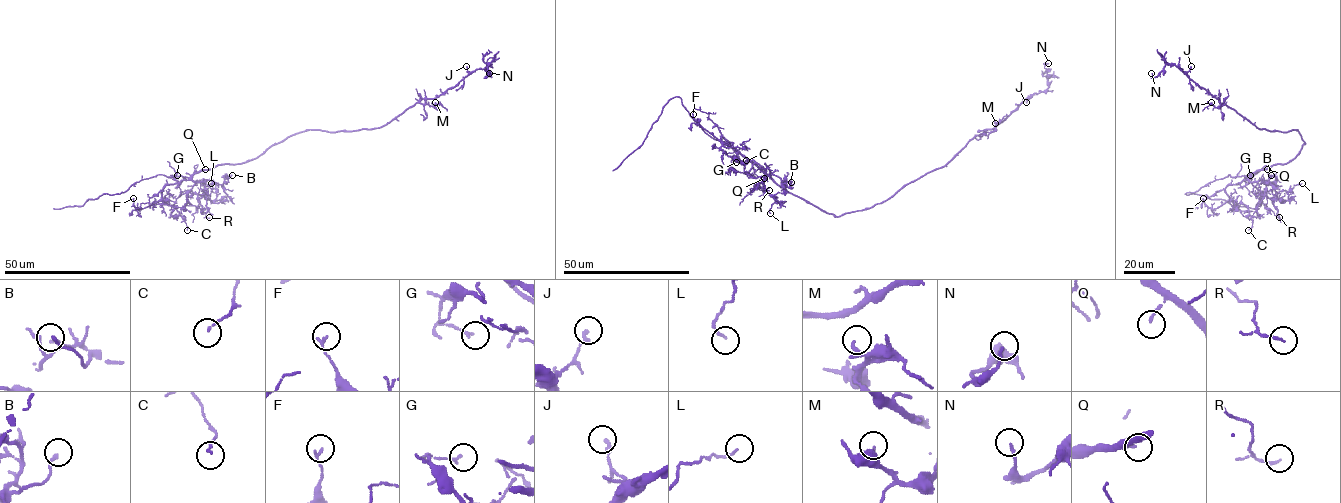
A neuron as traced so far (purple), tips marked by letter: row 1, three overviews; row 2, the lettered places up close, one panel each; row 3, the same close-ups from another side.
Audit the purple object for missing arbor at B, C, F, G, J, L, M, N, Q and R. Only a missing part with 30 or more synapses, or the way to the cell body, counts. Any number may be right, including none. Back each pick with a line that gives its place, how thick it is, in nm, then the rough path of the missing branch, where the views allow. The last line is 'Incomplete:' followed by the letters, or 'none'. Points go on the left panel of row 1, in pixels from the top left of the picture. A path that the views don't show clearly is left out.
Incomplete: none

